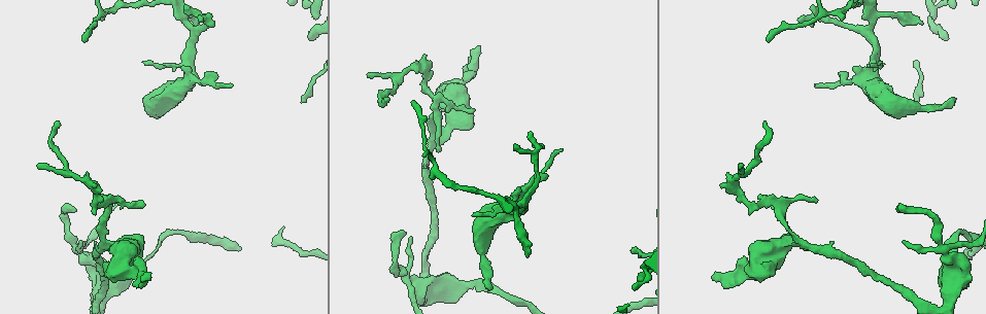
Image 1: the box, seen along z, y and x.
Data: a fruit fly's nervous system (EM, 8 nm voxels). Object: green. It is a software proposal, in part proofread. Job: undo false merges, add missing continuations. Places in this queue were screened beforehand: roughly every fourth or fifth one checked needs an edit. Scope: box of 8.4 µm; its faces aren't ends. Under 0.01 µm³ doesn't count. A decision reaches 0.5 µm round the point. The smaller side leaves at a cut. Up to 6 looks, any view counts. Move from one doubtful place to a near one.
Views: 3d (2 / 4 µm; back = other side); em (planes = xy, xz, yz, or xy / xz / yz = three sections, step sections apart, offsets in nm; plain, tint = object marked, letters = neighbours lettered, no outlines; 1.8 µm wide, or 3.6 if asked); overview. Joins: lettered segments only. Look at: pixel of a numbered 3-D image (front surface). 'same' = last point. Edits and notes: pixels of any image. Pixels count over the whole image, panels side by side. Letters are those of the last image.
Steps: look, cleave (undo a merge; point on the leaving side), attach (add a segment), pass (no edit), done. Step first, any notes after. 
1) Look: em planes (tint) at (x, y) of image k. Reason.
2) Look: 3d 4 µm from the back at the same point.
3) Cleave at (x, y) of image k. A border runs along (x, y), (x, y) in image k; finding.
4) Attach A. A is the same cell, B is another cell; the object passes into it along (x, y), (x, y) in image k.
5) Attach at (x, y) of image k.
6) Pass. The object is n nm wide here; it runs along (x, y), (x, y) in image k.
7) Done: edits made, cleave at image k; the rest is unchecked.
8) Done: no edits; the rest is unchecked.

Look: 3d 2 µm at (109, 201) of image 1. Abrupt turn.

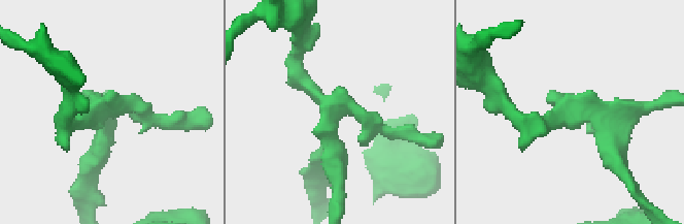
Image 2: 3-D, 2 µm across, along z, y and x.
Look: em xz step 16 (tint) at (573, 110) of image 2. Need the tissue.

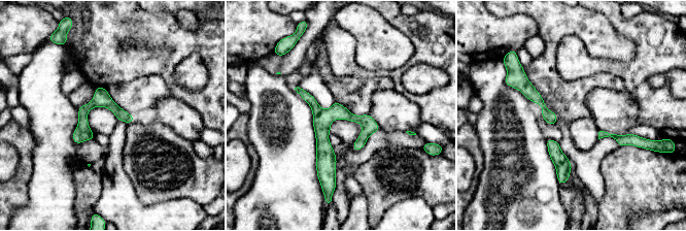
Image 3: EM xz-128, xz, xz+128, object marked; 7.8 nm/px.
Look: em planes (letters) at the same point.

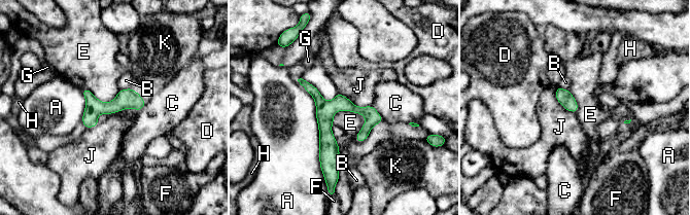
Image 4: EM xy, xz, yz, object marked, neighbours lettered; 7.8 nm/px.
Pass. The object is 120 nm wide here; A, B, C, D, E, F, G, H, J and K are other cells; it runs along (303, 82), (324, 109), (333, 168) in image 4; one neuron here.

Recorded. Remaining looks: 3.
Look: 3d 4 µm from the back at (715, 277) of image 1. An open end.

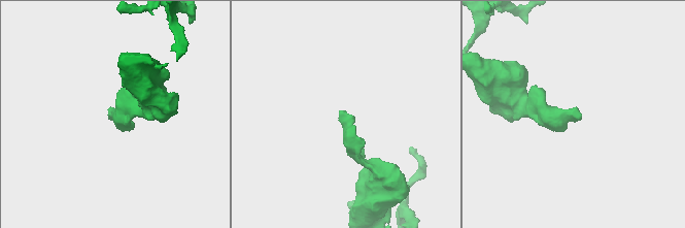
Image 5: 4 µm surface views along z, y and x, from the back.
Look: em 3.6 µm yz step 8 (plain) at (578, 118) of image 5.

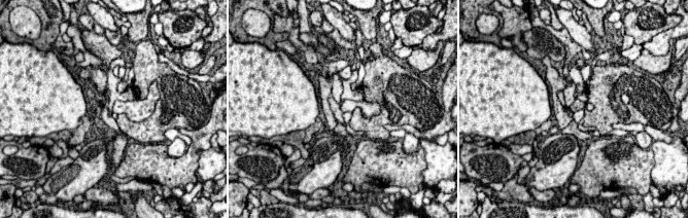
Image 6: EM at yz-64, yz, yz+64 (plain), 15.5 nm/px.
Look: em 3.6 µm yz step 8 (letters) at the same point.

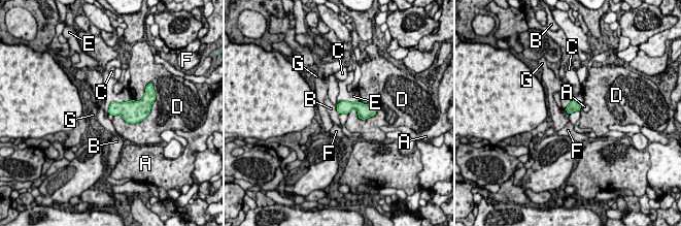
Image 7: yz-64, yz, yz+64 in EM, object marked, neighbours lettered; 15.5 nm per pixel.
Pass. A, B, C, D, E, F and G are other cells; no lettered segment goes on from it.

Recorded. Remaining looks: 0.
Done: no edits; the rest is unchecked.

